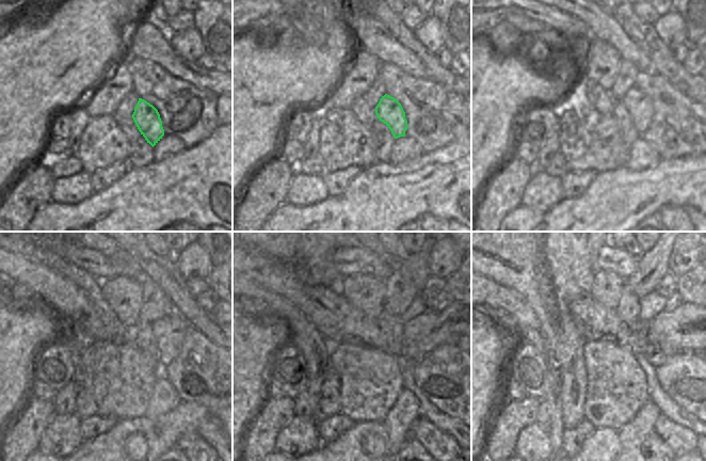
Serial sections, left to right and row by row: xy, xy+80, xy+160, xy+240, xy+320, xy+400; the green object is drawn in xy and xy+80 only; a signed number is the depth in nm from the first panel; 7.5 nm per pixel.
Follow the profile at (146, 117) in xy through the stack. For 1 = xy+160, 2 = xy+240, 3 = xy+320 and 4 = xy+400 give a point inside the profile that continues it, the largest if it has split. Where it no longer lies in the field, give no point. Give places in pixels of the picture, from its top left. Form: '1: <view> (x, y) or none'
1: xy+160 (639, 105)
2: xy+240 (169, 331)
3: xy+320 (422, 334)
4: xy+400 (688, 329)

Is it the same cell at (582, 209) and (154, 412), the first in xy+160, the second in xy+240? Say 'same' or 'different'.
different

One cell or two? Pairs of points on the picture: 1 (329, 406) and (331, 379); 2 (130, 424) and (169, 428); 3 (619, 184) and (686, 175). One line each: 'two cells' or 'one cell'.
1: one cell
2: one cell
3: one cell

